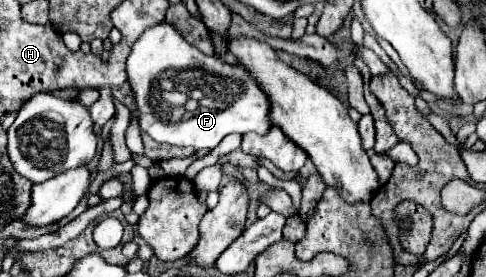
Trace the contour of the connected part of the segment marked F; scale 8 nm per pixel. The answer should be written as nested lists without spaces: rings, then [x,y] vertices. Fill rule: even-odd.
[[[162,21],[140,35],[128,57],[126,71],[128,81],[136,93],[136,105],[140,109],[140,129],[158,143],[194,147],[196,151],[200,151],[214,149],[230,133],[266,135],[266,131],[270,131],[272,127],[268,115],[270,101],[262,87],[258,87],[254,77],[250,77],[250,73],[244,71],[242,65],[230,65],[216,55],[214,57],[202,55],[168,21]],[[206,73],[216,75],[216,79],[202,79]]]

